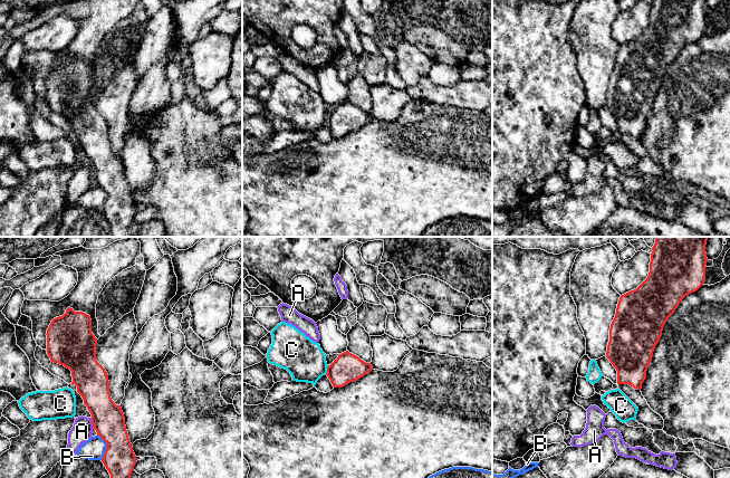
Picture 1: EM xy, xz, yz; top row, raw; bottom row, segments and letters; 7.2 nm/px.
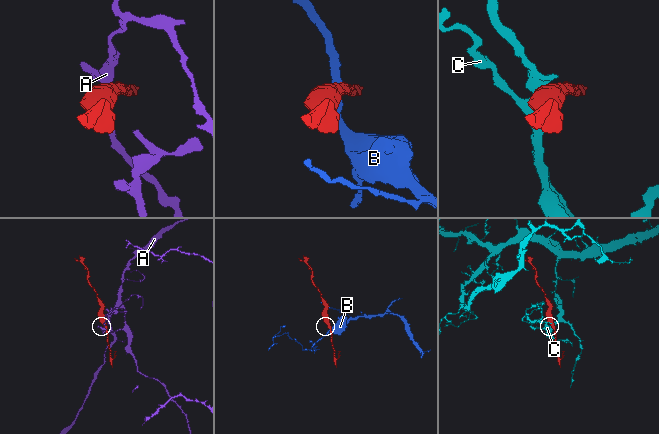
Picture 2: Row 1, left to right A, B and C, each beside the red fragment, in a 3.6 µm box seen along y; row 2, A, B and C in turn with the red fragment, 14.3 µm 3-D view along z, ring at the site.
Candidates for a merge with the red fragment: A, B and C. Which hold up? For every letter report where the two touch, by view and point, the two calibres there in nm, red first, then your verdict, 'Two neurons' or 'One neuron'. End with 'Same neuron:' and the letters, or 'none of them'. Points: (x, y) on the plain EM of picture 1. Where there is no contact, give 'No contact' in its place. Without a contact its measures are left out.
A: Touches red at xy (92, 172). Thickness 240 nm (red) against 150 nm. Two neurons
B: Touches red at xy (107, 197). Thickness 240 nm (red) against 160 nm. Two neurons
C: Touches red at xz (327, 120). Thickness 220 nm (red) against 280 nm. Two neurons
Same neuron: none of them

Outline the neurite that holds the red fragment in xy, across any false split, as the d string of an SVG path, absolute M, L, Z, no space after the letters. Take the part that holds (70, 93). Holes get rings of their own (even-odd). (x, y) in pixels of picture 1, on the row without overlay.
M68 57L63 66L51 70L46 85L50 111L71 121L71 134L77 136L77 142L92 164L93 178L107 193L102 211L111 224L112 237L133 237L131 223L136 213L136 205L128 188L122 157L111 147L108 124L96 109L97 88L92 83L90 66Z

